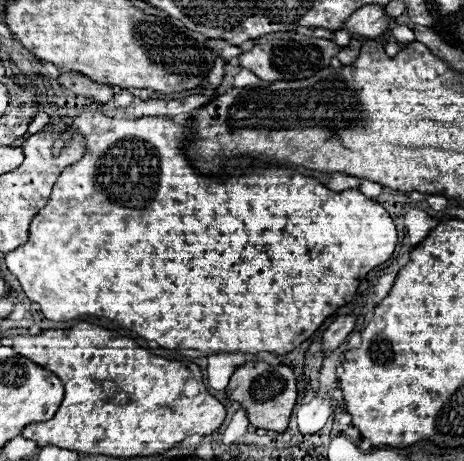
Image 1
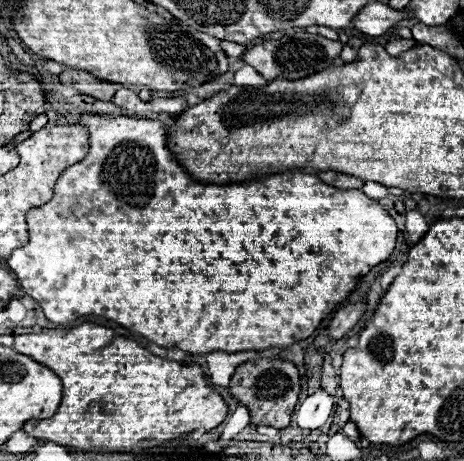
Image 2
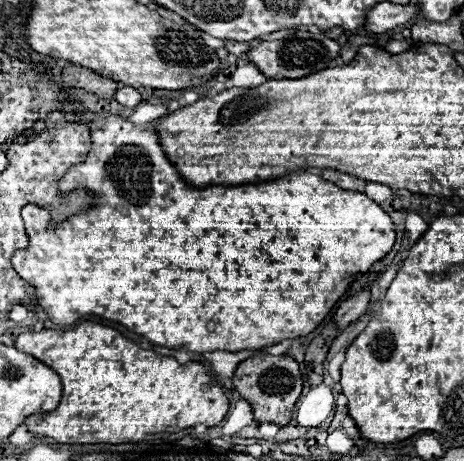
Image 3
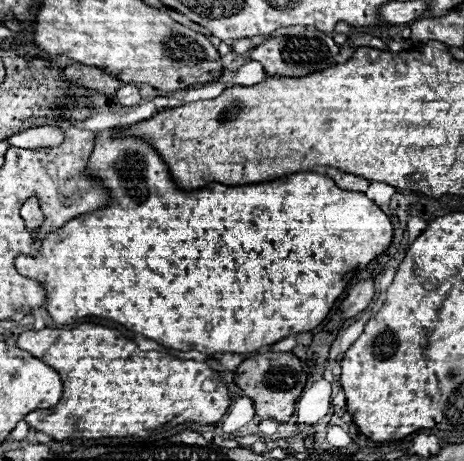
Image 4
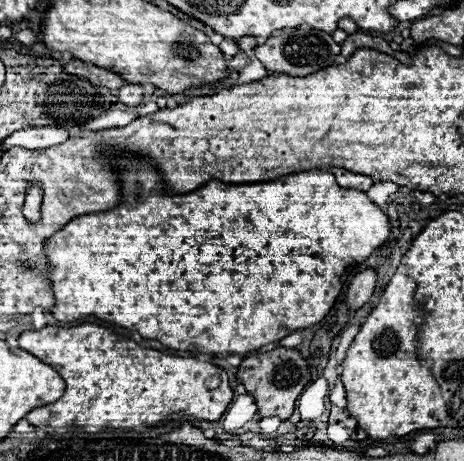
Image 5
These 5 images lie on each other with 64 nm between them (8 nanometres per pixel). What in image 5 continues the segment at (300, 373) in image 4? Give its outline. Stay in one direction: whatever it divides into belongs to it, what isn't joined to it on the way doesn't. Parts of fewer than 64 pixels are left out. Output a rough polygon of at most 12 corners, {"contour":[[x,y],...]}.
{"contour":[[298,350],[246,356],[238,378],[260,416],[288,420],[310,382]]}

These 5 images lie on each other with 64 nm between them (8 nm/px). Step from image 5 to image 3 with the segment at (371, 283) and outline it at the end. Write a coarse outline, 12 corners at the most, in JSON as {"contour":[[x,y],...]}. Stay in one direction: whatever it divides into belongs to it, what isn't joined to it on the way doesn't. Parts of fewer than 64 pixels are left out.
{"contour":[[370,288],[344,300],[334,320],[340,330],[356,322],[368,308]]}

